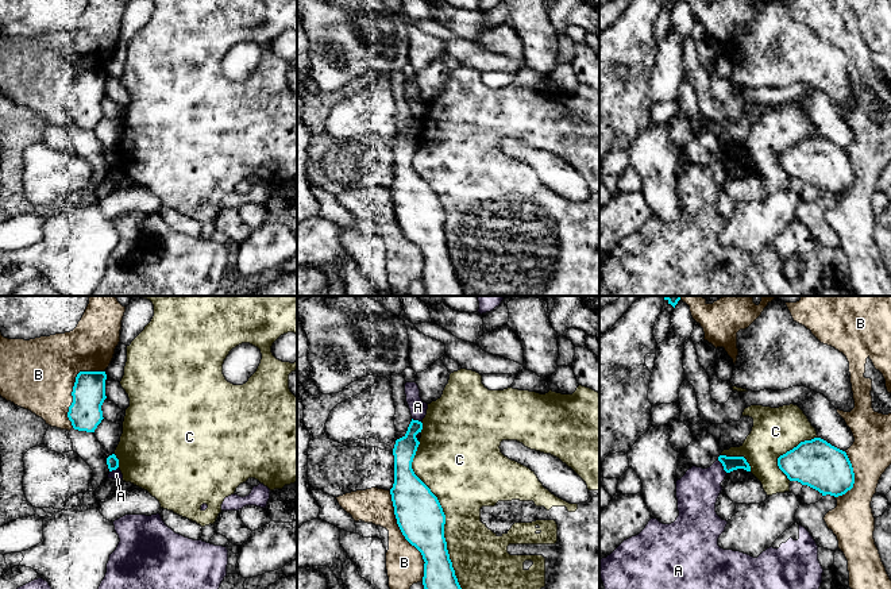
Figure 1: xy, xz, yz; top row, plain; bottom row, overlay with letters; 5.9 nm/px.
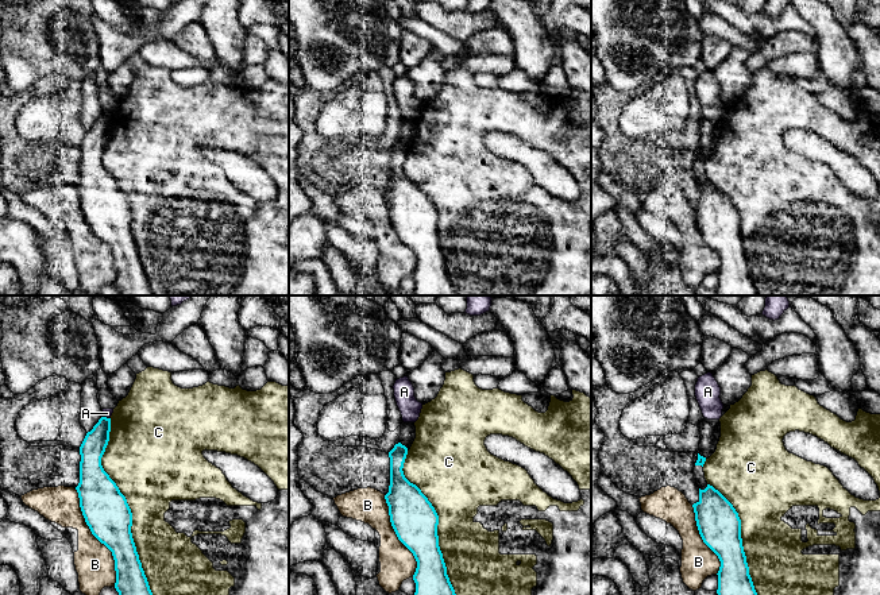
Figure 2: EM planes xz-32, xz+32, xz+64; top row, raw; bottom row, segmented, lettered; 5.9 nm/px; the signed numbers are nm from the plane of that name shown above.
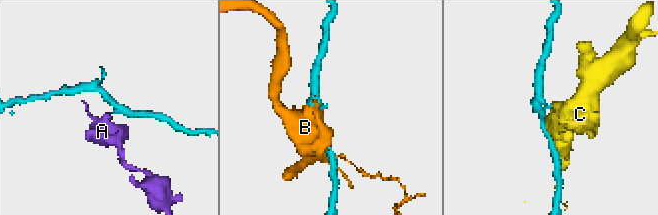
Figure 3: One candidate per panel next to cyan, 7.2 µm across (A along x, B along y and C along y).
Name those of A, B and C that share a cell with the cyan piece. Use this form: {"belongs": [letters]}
{"belongs": []}

